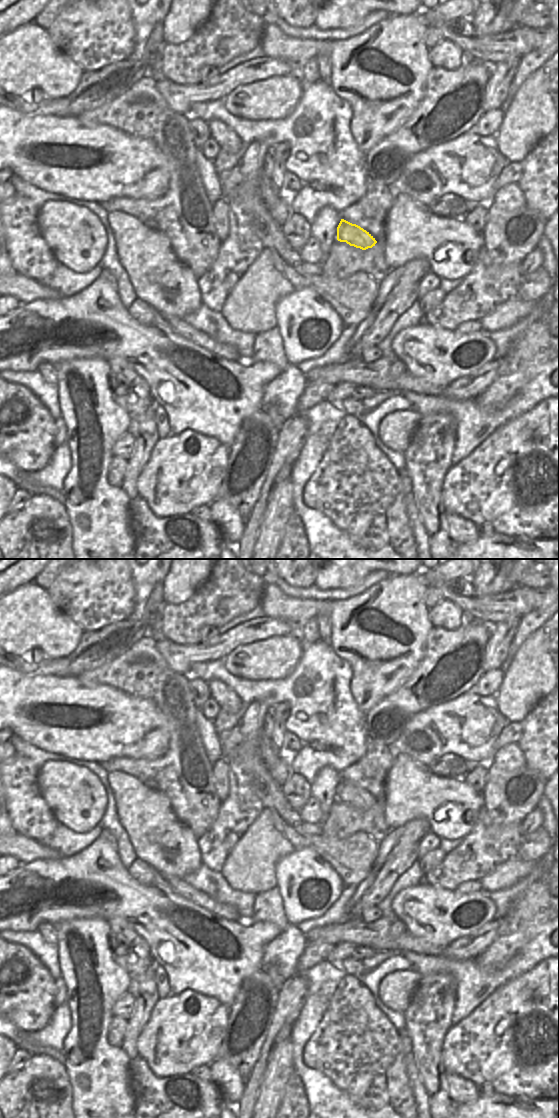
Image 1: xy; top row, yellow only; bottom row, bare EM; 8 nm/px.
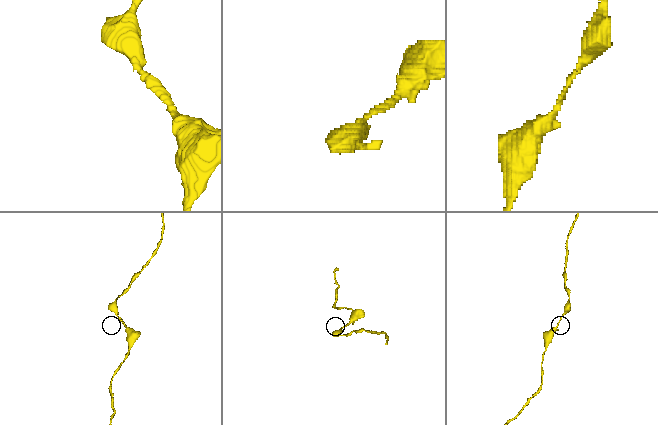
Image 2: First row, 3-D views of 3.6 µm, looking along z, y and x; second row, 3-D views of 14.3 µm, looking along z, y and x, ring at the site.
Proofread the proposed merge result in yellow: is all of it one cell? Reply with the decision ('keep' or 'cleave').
keep

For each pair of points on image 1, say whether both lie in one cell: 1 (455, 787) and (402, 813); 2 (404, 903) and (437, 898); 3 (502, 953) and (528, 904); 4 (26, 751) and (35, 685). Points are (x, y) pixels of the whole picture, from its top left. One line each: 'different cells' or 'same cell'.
1: same cell
2: same cell
3: same cell
4: different cells

